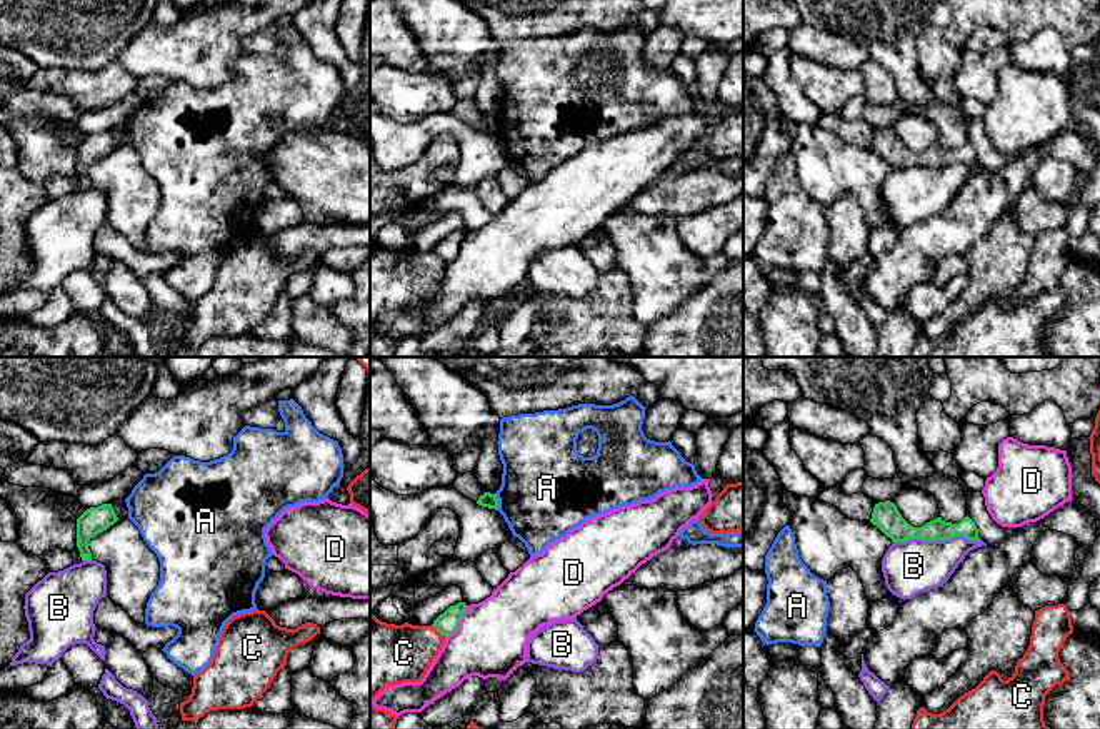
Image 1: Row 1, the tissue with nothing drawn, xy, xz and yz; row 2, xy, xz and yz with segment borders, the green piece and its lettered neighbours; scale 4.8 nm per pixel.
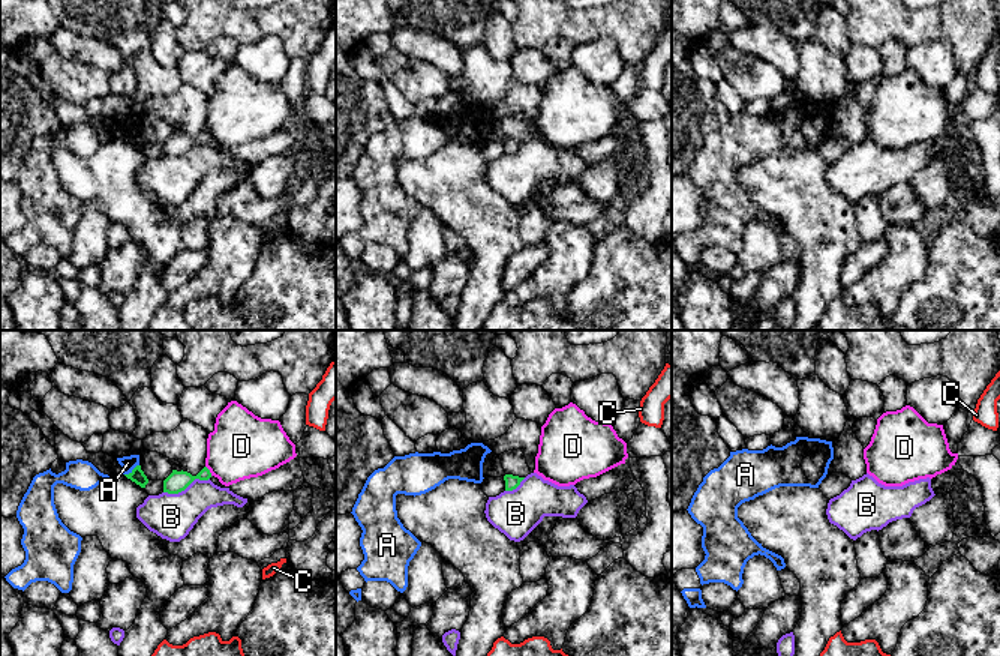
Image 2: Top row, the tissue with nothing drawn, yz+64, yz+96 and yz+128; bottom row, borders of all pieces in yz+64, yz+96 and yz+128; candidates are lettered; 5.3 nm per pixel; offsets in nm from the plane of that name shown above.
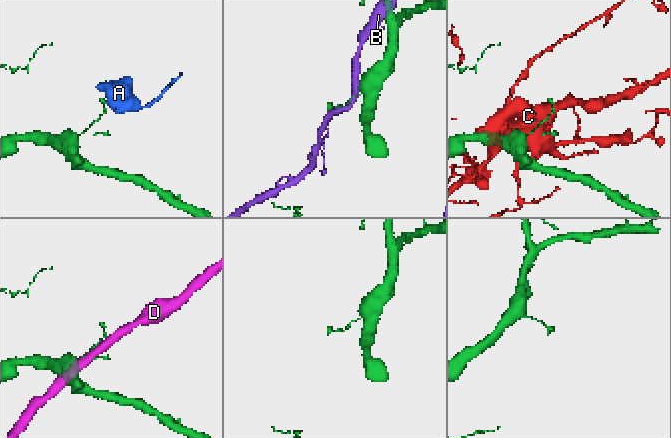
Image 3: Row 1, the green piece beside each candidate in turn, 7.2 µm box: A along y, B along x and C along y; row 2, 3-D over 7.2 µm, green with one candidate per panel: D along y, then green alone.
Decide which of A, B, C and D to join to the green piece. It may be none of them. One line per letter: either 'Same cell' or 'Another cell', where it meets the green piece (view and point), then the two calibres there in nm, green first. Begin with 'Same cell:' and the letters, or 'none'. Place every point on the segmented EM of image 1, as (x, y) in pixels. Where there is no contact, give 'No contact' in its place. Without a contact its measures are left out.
Same cell: none
A: Another cell. Touches green at xz (497, 502). Thickness 70 nm (green) against 440 nm
B: Another cell. Touches green at yz (935, 539). Thickness 120 nm (green) against 260 nm
C: Another cell. Touches green at xz (439, 631). Thickness 110 nm (green) against 280 nm
D: Another cell. Touches green at xz (459, 623). Thickness 110 nm (green) against 340 nm

